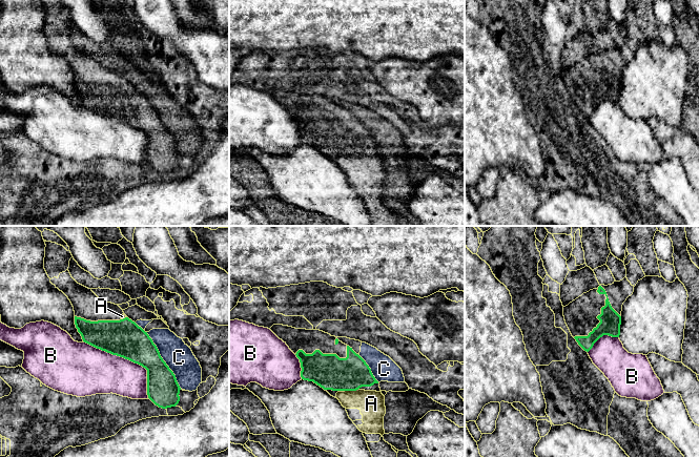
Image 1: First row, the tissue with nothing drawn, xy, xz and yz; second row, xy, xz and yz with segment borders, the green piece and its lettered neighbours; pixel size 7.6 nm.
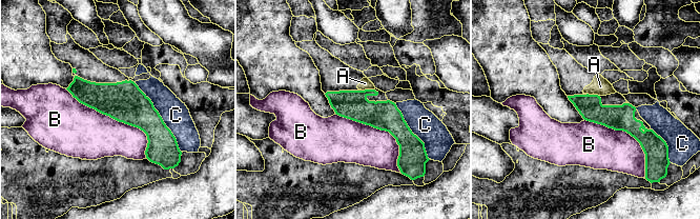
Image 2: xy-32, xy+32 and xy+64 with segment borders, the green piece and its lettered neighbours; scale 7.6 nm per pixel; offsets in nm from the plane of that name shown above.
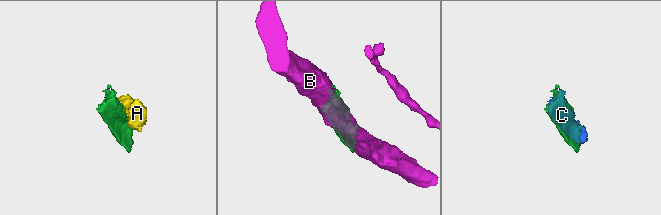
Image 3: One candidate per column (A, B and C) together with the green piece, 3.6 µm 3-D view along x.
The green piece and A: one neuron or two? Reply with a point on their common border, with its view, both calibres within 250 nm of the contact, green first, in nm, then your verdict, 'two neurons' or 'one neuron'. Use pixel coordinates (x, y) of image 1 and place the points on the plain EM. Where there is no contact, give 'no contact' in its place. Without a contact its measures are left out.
contact xz (351, 154); calibres 260 and 200 nm; one neuron

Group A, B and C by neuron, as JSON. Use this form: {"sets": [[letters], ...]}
{"sets": [["A"], ["B"], ["C"]]}

